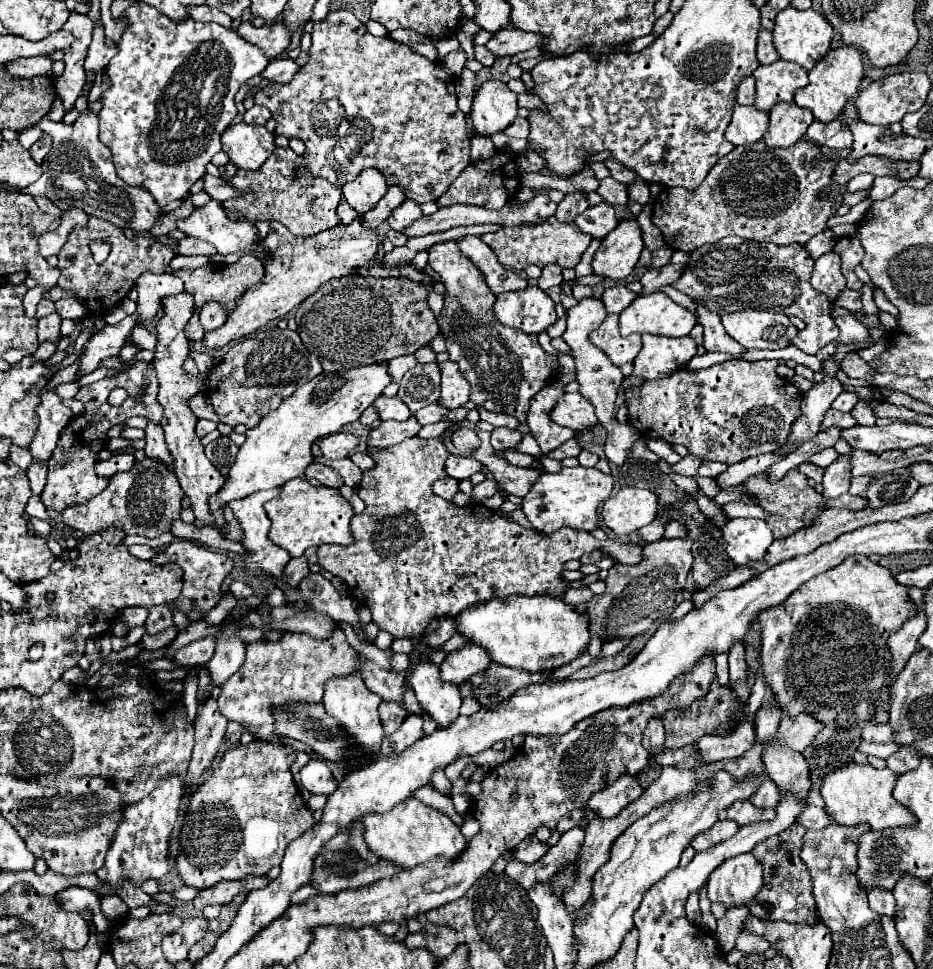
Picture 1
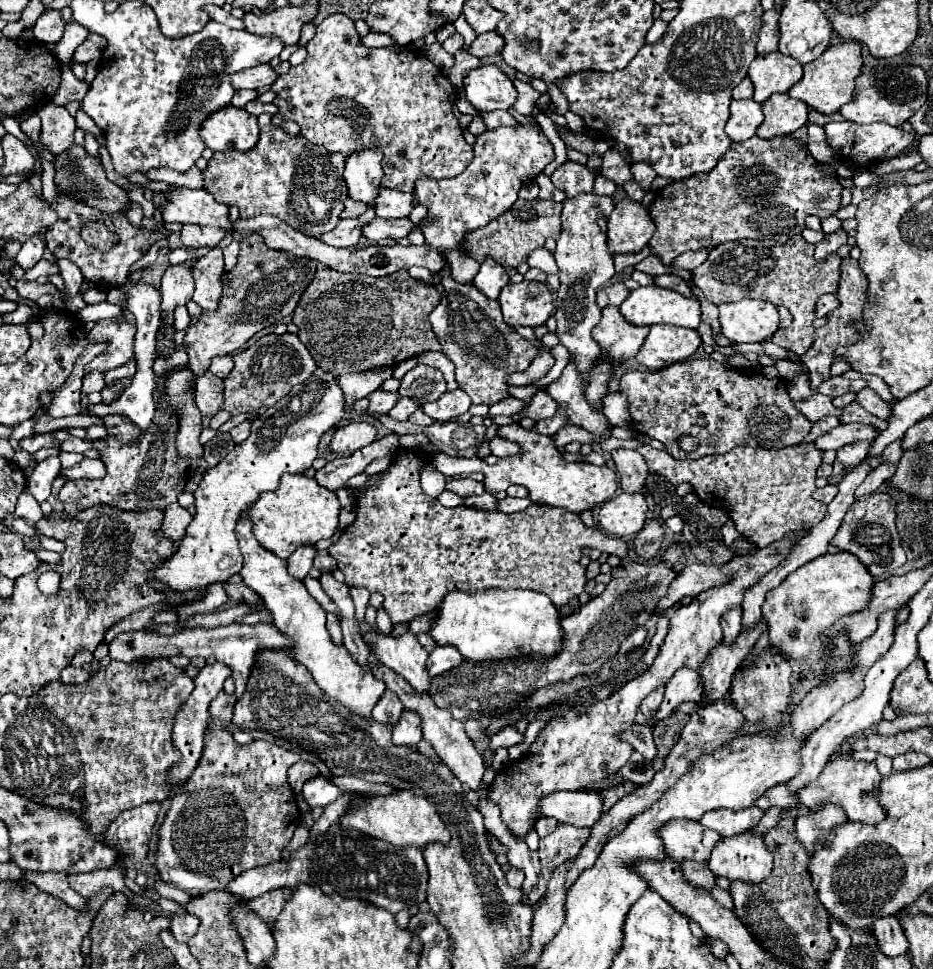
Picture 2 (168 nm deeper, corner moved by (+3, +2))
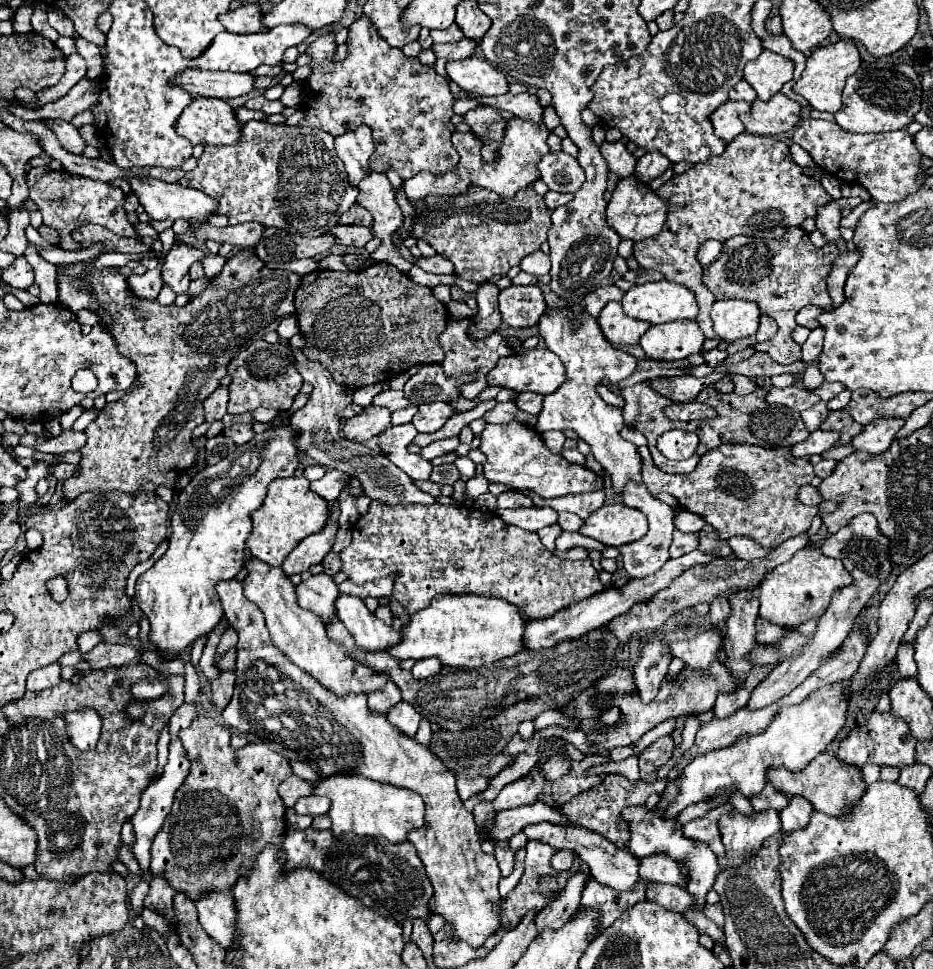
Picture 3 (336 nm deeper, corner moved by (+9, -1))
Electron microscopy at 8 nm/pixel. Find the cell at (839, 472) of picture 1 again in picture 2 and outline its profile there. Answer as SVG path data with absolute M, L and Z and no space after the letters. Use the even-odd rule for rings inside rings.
M870 442L846 444L836 452L836 462L840 462L844 466L844 470L852 470L854 466L858 466L866 458L868 448L870 448Z

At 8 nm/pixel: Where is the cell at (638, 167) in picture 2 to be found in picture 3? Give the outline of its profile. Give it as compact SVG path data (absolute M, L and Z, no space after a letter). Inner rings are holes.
M646 153L636 165L636 175L648 183L660 177L668 167L670 167L670 161L662 153Z

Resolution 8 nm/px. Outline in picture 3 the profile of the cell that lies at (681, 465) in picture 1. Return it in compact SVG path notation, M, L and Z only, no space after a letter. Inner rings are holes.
M726 443L704 453L696 469L688 475L662 473L648 451L640 447L642 455L642 479L650 493L670 493L678 499L680 507L700 515L716 527L722 539L734 535L746 535L770 549L782 541L800 535L810 529L812 517L818 507L806 507L796 499L796 491L814 479L814 469L808 457L792 457L788 447L764 449L748 443Z

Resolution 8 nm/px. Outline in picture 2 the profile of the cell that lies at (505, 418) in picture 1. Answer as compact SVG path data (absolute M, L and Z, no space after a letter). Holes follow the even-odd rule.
M510 396L498 404L492 404L488 410L488 416L492 416L492 418L494 416L514 416L514 414L520 414L522 410L524 410L524 402Z

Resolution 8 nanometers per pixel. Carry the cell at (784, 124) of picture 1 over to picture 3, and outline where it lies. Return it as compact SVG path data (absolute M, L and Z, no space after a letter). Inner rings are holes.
M776 93L770 101L756 99L748 115L742 115L742 123L750 135L780 135L796 129L800 121L802 105L784 93Z

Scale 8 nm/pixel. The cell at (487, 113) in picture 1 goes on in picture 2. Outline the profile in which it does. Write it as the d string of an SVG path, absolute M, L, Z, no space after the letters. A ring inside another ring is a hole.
M492 64L472 70L464 78L464 90L468 102L478 110L478 114L510 110L518 98L512 80Z

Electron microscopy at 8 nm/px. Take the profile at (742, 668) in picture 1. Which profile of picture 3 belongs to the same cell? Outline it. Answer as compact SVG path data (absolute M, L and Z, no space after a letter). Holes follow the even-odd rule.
M716 597L716 601L712 601L712 605L710 605L710 621L712 621L712 625L718 627L720 623L724 623L728 619L728 613L730 613L728 599Z

